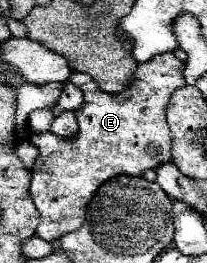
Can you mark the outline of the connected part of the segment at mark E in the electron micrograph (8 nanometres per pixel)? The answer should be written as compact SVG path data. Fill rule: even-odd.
M172 52L158 54L150 62L138 64L134 72L134 84L120 94L102 92L88 74L74 72L70 76L72 84L84 92L84 104L76 110L80 126L76 140L68 142L50 132L42 132L32 134L30 140L22 140L16 146L16 154L24 166L28 170L34 166L30 196L40 212L36 234L42 240L54 242L60 236L80 228L90 198L106 180L120 174L142 176L144 170L154 170L170 162L172 132L166 124L166 104L172 92L184 86L182 70L184 62L180 62Z

